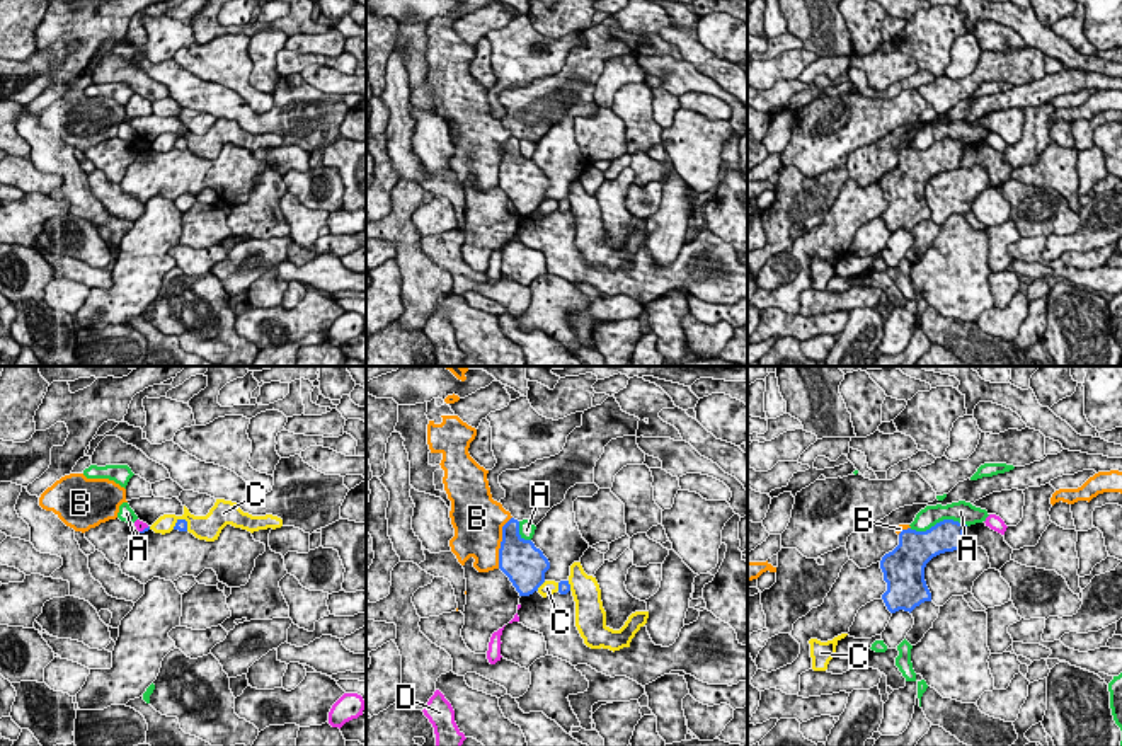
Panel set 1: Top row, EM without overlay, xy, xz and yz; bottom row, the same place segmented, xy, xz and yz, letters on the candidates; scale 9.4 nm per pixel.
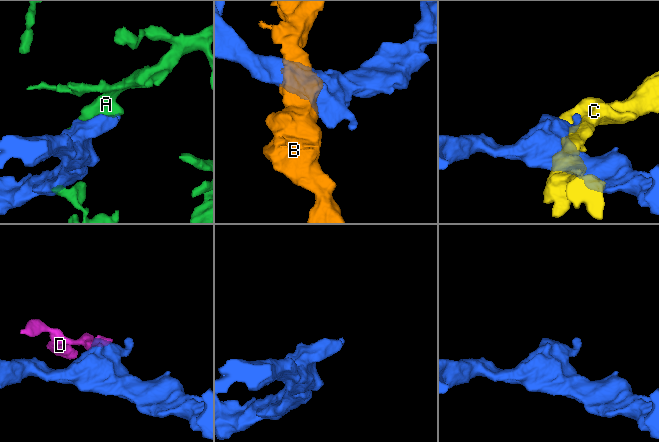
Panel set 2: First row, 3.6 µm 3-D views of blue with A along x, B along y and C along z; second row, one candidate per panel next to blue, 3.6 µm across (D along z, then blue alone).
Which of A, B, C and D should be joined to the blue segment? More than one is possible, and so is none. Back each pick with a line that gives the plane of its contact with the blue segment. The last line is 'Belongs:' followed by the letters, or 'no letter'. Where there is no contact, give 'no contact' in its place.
Belongs: no letter

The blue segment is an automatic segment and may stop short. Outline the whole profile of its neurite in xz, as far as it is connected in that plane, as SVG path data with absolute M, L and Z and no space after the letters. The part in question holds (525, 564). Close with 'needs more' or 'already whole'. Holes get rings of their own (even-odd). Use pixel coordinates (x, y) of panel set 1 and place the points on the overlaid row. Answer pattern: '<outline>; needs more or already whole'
M511 518L502 526L499 569L509 577L519 596L530 596L545 582L548 559L531 540L519 535L519 521Z; already whole

